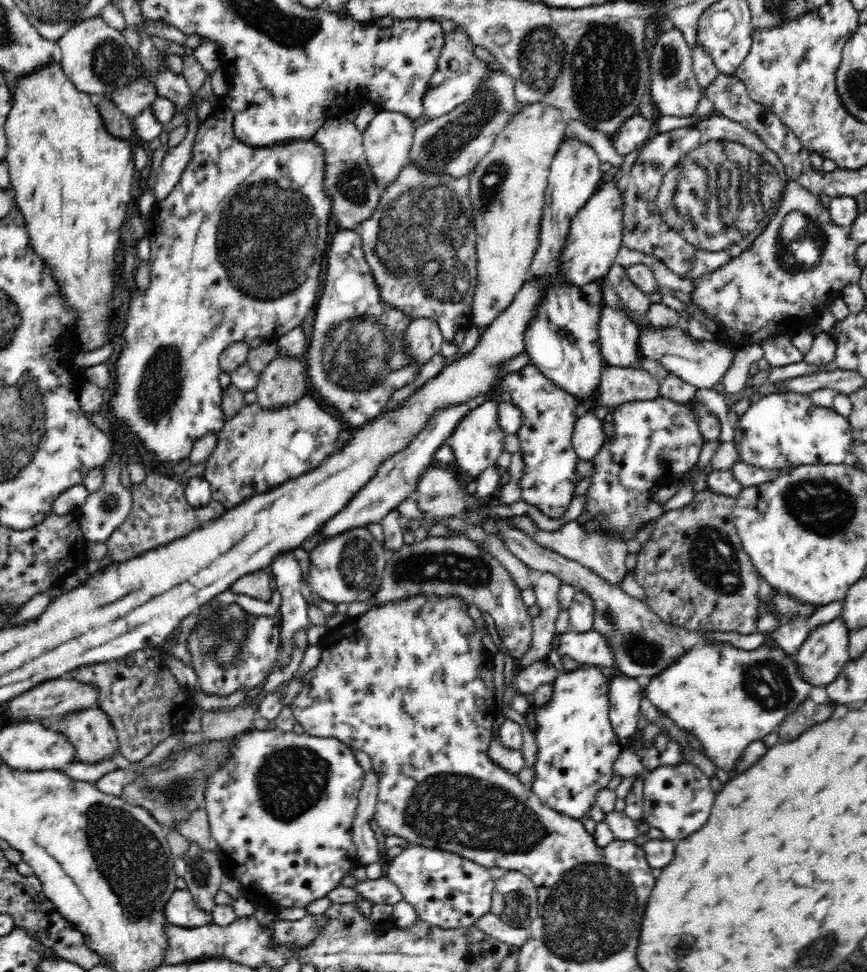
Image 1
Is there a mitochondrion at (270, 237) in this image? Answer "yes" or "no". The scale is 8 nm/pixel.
yes

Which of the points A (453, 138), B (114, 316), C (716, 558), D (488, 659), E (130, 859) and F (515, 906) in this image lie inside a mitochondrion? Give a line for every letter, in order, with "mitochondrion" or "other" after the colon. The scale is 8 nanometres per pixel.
A: mitochondrion
B: other
C: mitochondrion
D: other
E: mitochondrion
F: mitochondrion

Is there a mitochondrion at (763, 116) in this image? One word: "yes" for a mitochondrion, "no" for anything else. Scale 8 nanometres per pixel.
no

